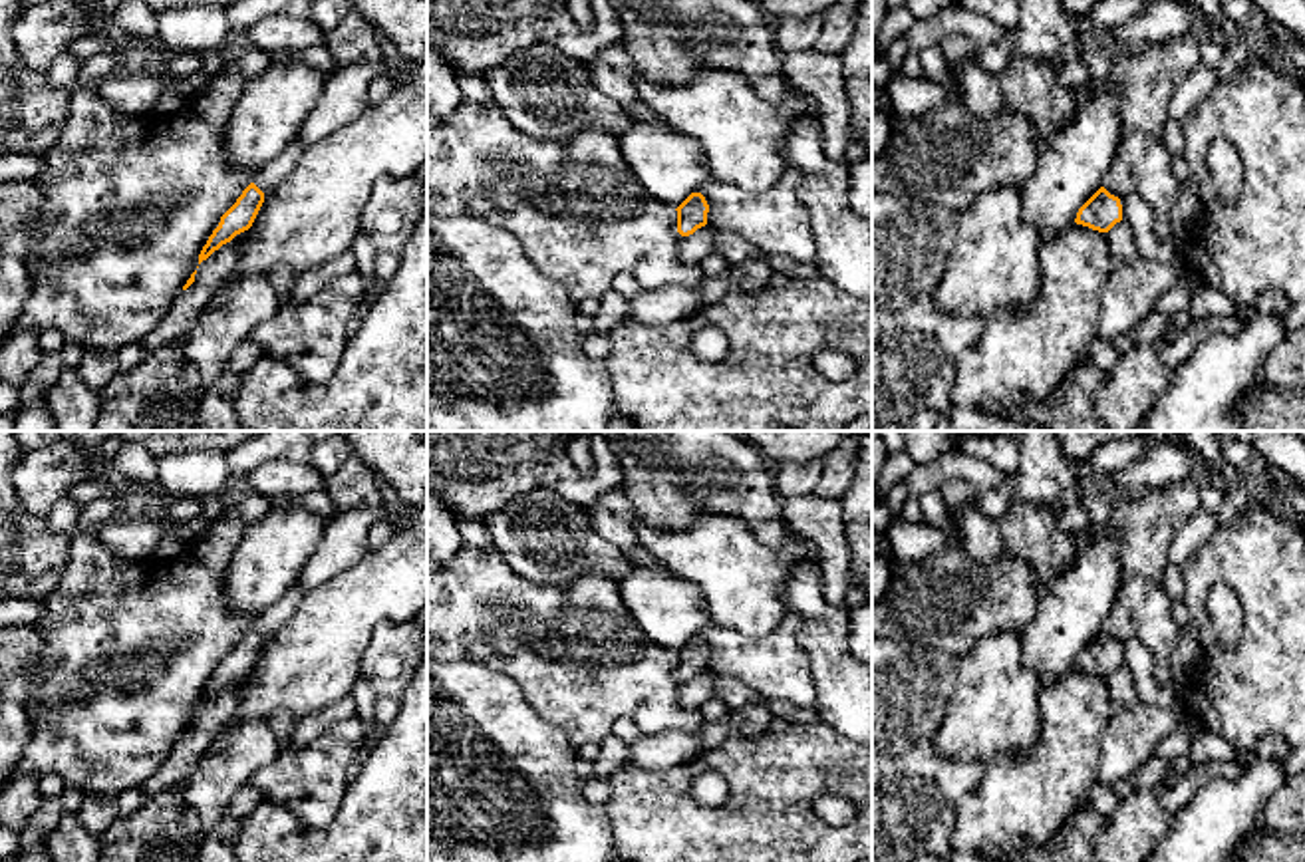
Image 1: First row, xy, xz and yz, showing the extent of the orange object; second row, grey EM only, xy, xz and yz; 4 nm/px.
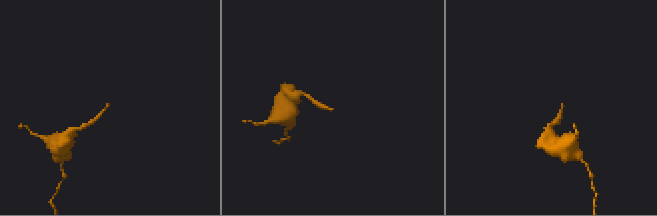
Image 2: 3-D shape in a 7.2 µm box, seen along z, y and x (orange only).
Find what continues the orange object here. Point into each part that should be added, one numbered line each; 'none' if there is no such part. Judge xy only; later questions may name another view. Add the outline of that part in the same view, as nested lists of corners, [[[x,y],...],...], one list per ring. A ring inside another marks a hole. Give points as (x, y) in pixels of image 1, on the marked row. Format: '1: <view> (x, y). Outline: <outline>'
1: xy (269, 177). Outline: [[[294,139],[274,161],[264,165],[252,179],[252,183],[262,191],[274,191],[298,165],[304,145]]]

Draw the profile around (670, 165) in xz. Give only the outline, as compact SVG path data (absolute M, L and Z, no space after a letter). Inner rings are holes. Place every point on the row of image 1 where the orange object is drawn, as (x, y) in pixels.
M632 121L618 135L618 143L642 187L671 209L699 193L711 177L699 141L663 123Z

